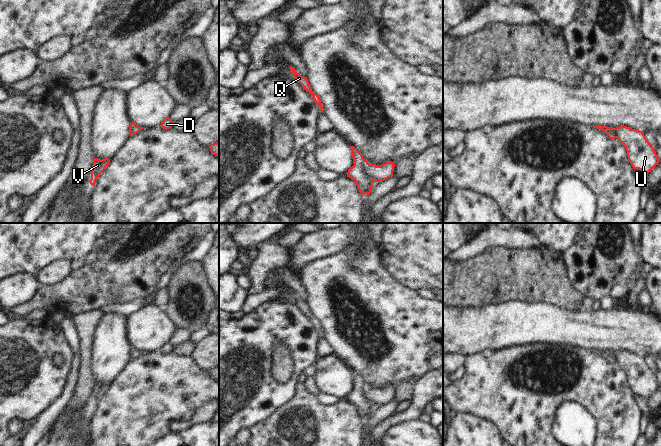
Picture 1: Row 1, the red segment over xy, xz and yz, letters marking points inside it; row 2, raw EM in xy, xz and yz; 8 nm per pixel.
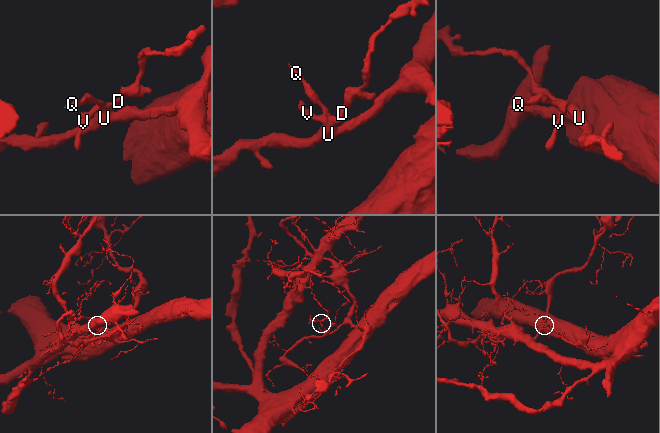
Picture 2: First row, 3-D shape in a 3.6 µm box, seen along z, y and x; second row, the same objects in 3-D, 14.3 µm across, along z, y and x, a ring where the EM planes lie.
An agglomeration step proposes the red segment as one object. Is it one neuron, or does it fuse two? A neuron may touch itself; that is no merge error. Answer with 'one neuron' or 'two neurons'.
two neurons

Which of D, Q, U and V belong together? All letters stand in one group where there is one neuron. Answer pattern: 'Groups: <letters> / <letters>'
Groups: D V / Q U.

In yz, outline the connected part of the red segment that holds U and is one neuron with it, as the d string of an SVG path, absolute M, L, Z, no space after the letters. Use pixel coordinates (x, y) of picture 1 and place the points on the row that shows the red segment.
M627 126L613 129L617 132L617 139L625 147L628 160L634 170L639 169L648 174L659 163L657 154L643 131Z

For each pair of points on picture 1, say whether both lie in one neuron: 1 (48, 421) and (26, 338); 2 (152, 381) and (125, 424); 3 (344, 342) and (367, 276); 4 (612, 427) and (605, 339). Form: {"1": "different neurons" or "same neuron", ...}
{"1": "different neurons", "2": "same neuron", "3": "same neuron", "4": "different neurons"}

